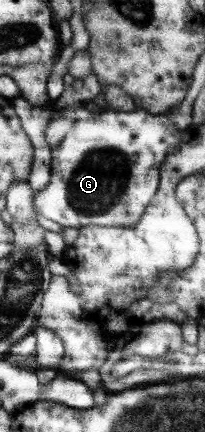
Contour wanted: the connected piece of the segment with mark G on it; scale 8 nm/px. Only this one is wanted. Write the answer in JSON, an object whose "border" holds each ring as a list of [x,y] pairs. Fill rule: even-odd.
{"border":[[[86,104],[70,105],[62,107],[62,109],[54,109],[48,125],[44,126],[44,132],[46,138],[52,148],[52,161],[51,161],[51,179],[46,188],[34,196],[34,208],[36,208],[37,214],[42,214],[44,218],[49,218],[54,222],[58,222],[62,228],[78,228],[88,225],[98,226],[112,226],[112,227],[133,227],[138,224],[140,218],[143,218],[144,210],[151,204],[152,198],[155,198],[156,190],[159,190],[160,176],[162,174],[162,162],[165,162],[168,153],[172,153],[172,149],[176,149],[176,145],[180,144],[180,141],[184,138],[184,130],[180,130],[174,126],[168,115],[160,116],[160,114],[152,114],[146,109],[136,108],[133,111],[118,111],[112,108],[106,108],[100,113],[94,114],[90,110],[86,109]]]}

